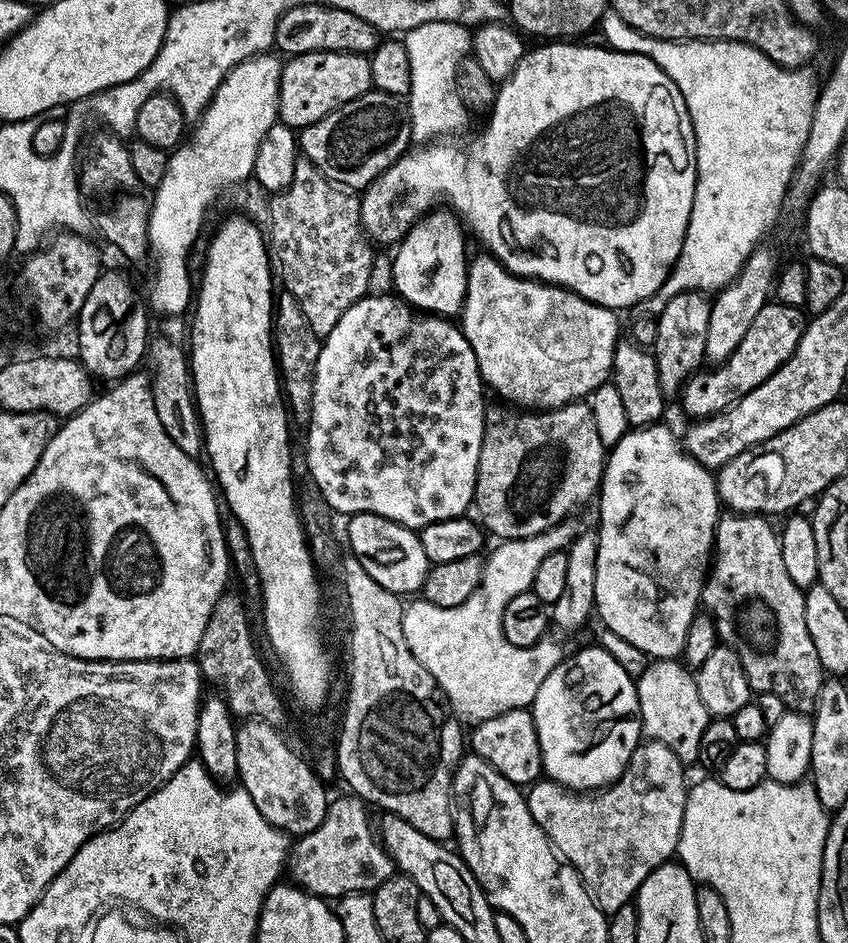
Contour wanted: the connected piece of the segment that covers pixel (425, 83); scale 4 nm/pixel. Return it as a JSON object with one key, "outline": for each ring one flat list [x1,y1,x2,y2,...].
{"outline":[[426,22,405,32,402,39,406,54,410,54,410,90,406,103,412,123,412,139,416,142,436,142,451,137,448,136,451,132,458,131,470,120,470,113,464,108,455,88,455,71,458,62,469,55,472,32,456,23]]}

